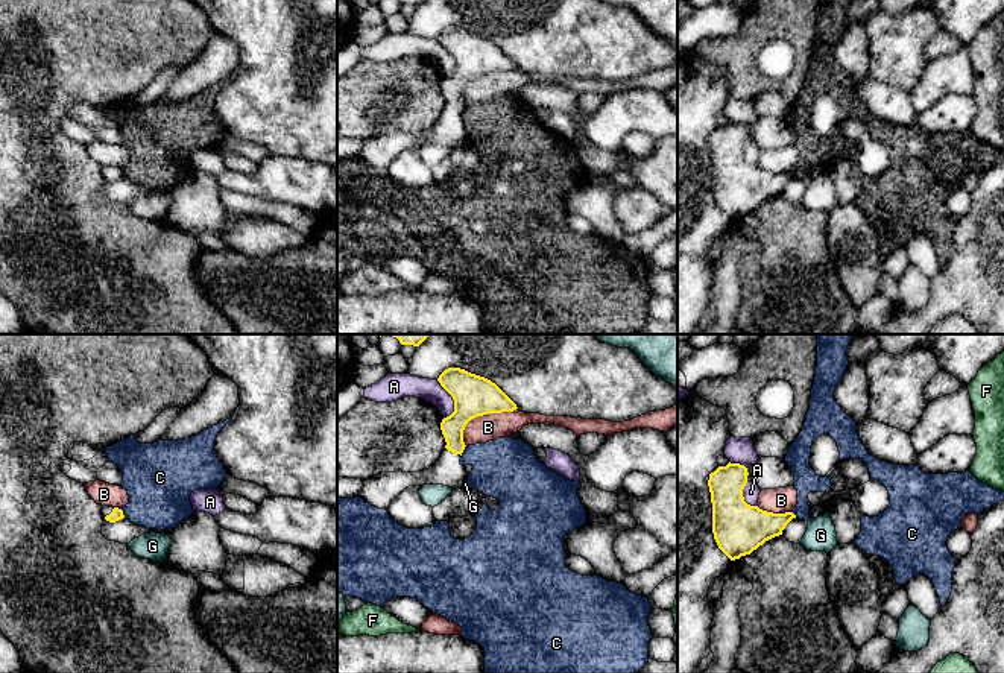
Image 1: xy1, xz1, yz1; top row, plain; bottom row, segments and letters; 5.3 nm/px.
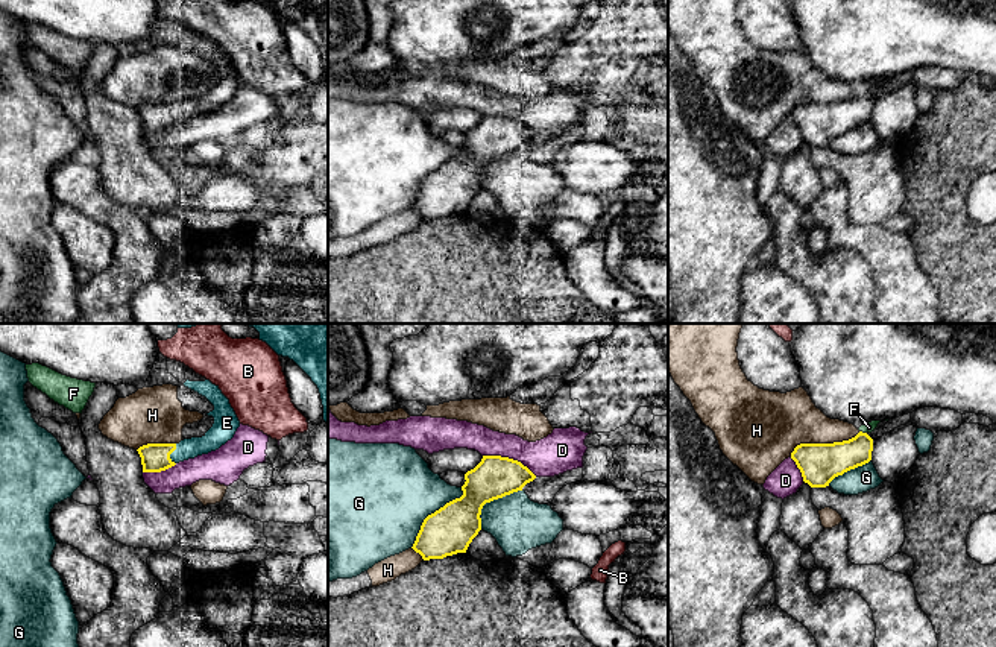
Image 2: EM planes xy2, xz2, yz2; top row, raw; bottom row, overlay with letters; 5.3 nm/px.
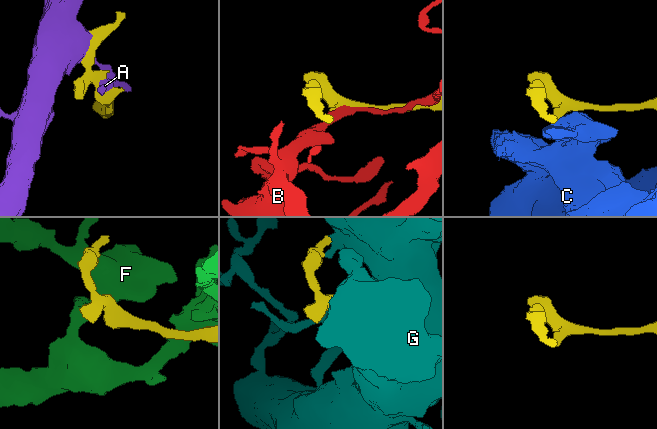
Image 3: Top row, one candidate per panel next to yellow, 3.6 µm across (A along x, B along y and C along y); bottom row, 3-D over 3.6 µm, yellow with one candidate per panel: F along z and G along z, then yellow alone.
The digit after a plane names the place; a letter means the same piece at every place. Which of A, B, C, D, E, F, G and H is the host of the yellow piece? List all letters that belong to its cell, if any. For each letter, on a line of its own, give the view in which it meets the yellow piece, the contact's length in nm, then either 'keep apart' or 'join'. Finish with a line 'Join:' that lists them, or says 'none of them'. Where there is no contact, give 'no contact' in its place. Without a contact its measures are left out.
A: meets yellow in xz1; contact 220 nm long; keep apart
B: meets yellow in xz1; contact 340 nm long; keep apart
C: meets yellow in xz1; contact 60 nm long; keep apart
D: meets yellow in xz2; contact 300 nm long; keep apart
E: meets yellow in xy2; contact 110 nm long; join
F: meets yellow in yz2; contact 40 nm long; keep apart
G: meets yellow in xz2; contact 420 nm long; keep apart
H: meets yellow in yz2; contact 400 nm long; keep apart
Join: E

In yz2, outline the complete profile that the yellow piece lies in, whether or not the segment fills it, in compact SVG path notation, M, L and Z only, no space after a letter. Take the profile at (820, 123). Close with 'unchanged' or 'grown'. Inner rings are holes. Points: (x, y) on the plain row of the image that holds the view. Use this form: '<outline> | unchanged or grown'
M859 91L855 97L834 103L800 103L791 112L811 147L826 147L844 132L872 120L873 99Z | unchanged

